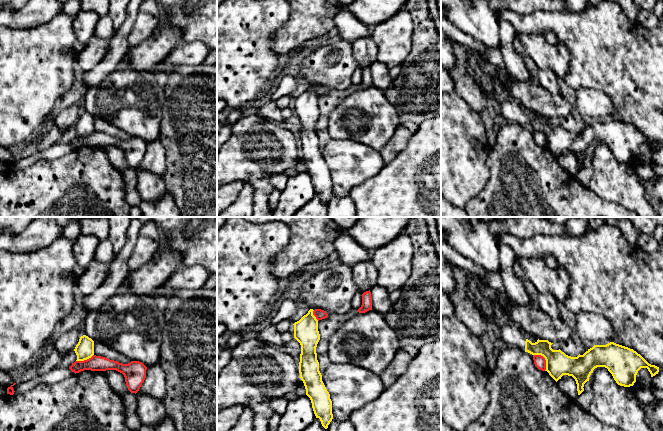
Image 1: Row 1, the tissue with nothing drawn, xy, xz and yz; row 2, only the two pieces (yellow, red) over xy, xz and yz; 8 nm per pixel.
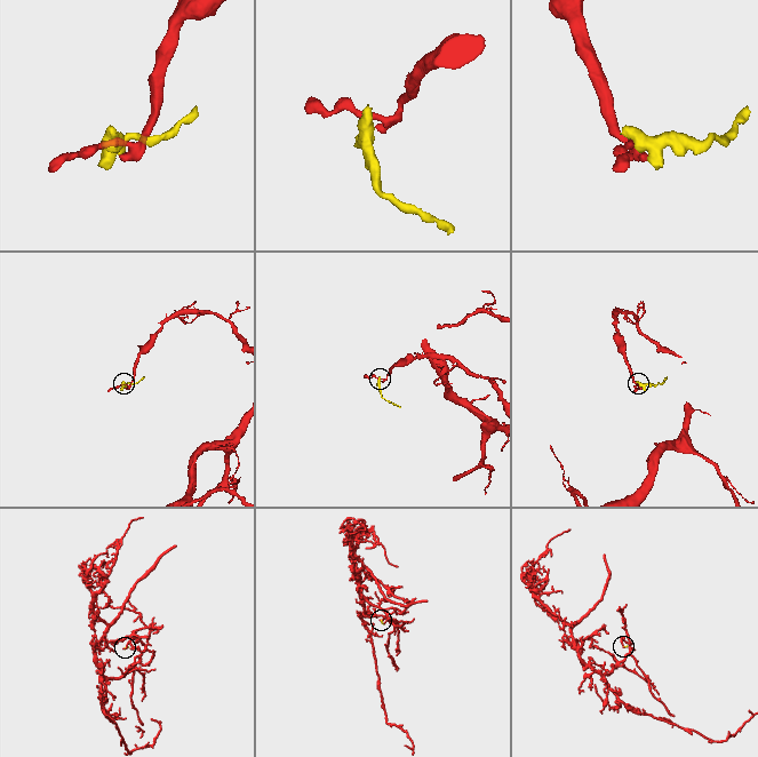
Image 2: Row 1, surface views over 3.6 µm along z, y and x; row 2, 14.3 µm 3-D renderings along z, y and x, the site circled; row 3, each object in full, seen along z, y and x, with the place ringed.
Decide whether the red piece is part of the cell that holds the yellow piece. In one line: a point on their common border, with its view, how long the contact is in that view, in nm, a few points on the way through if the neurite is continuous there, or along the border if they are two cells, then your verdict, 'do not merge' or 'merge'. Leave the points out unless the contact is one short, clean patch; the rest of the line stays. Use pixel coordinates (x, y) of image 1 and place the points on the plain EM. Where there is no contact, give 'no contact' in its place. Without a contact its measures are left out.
meets yellow in yz at (545, 135); contact 170 nm long; border along yz (533, 130), (539, 130), (544, 134), (545, 146); do not merge

